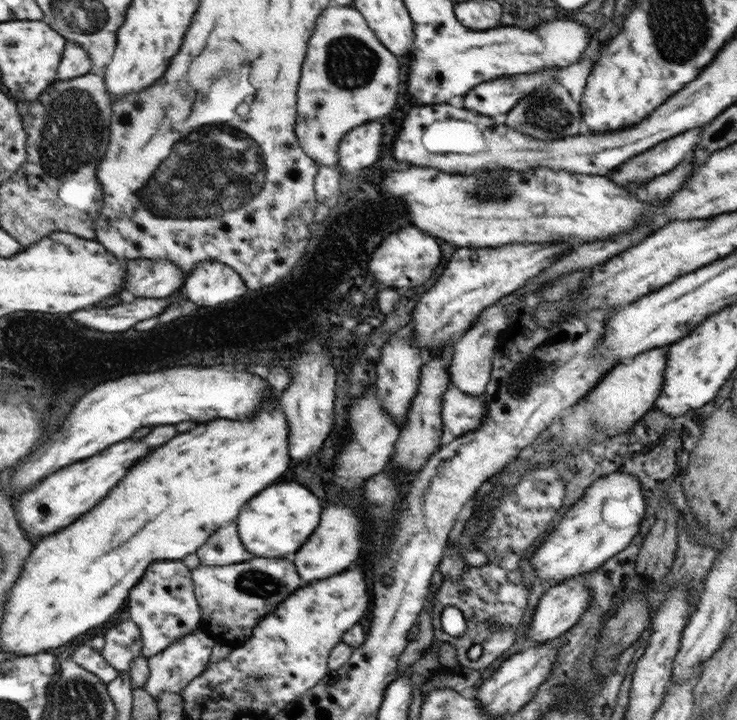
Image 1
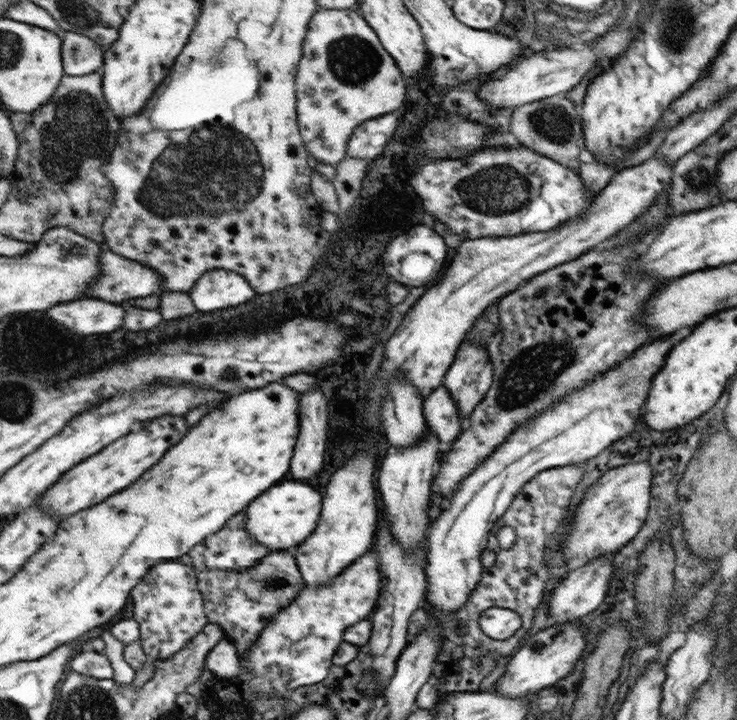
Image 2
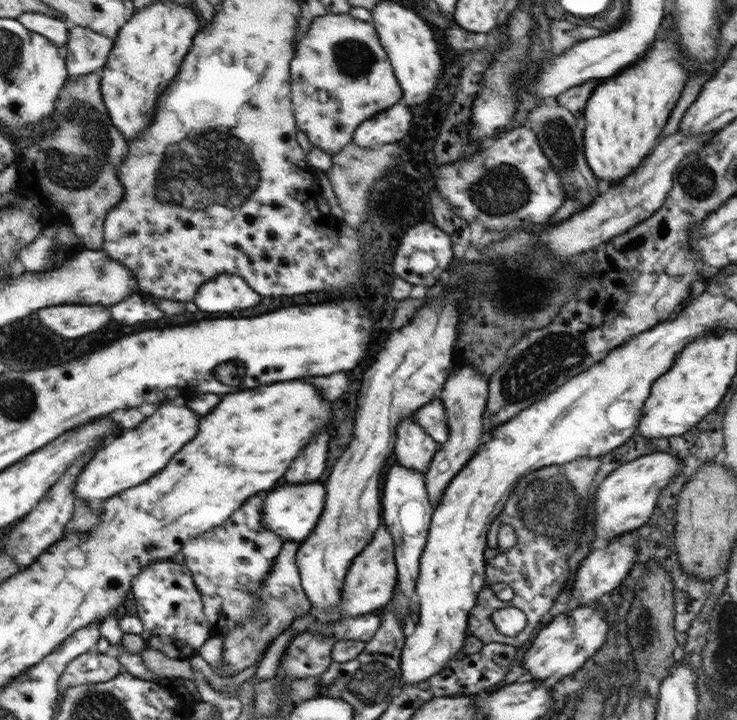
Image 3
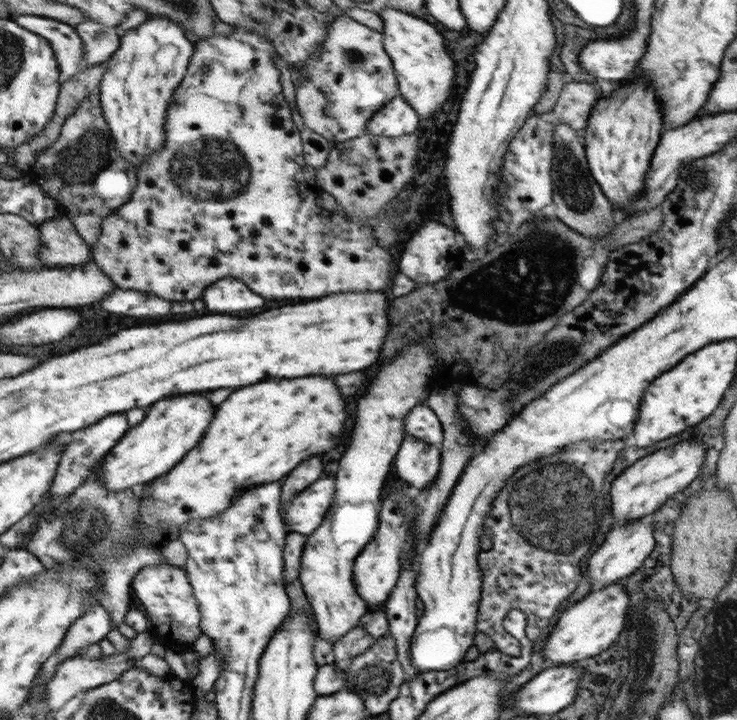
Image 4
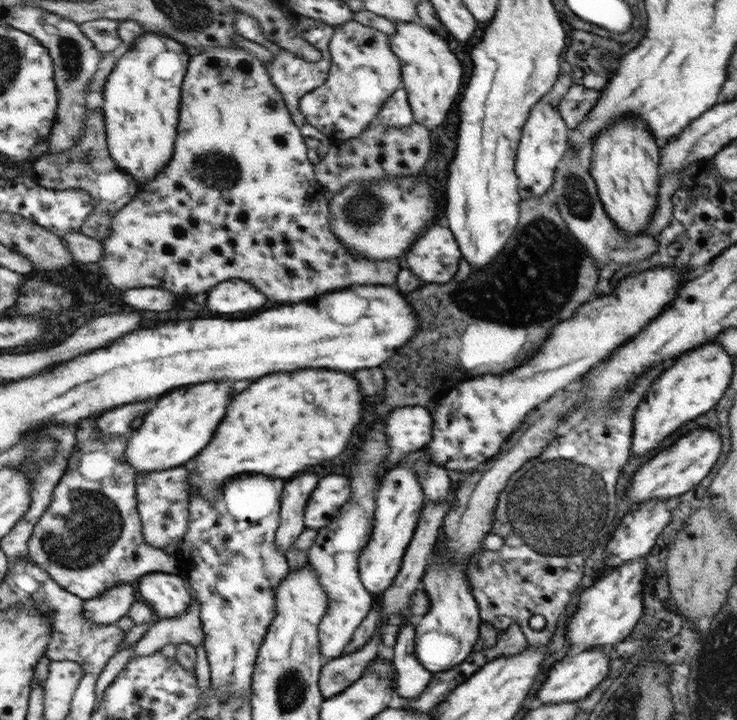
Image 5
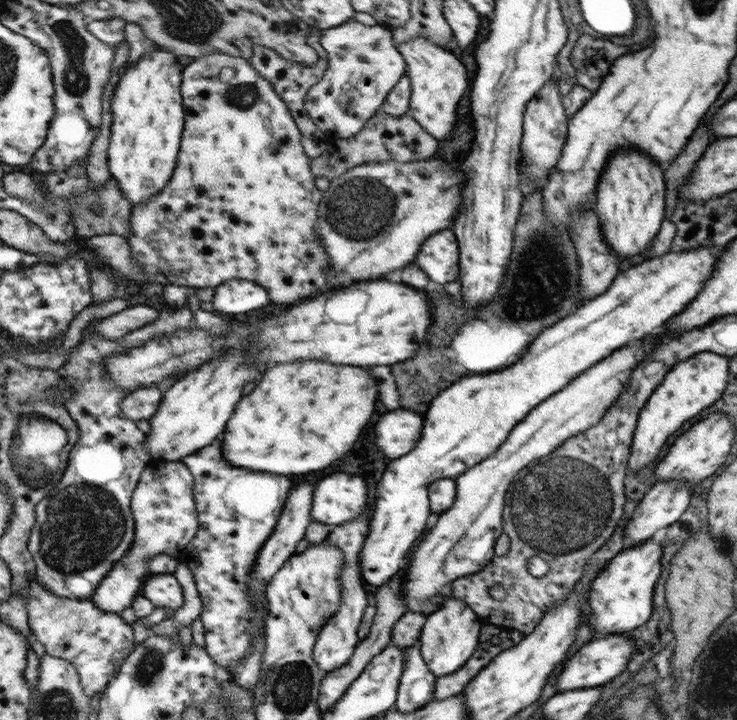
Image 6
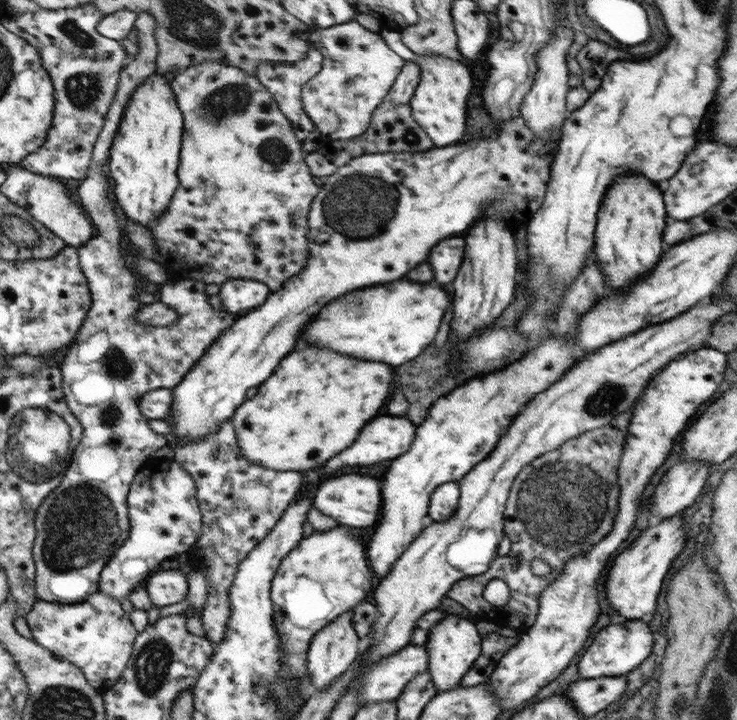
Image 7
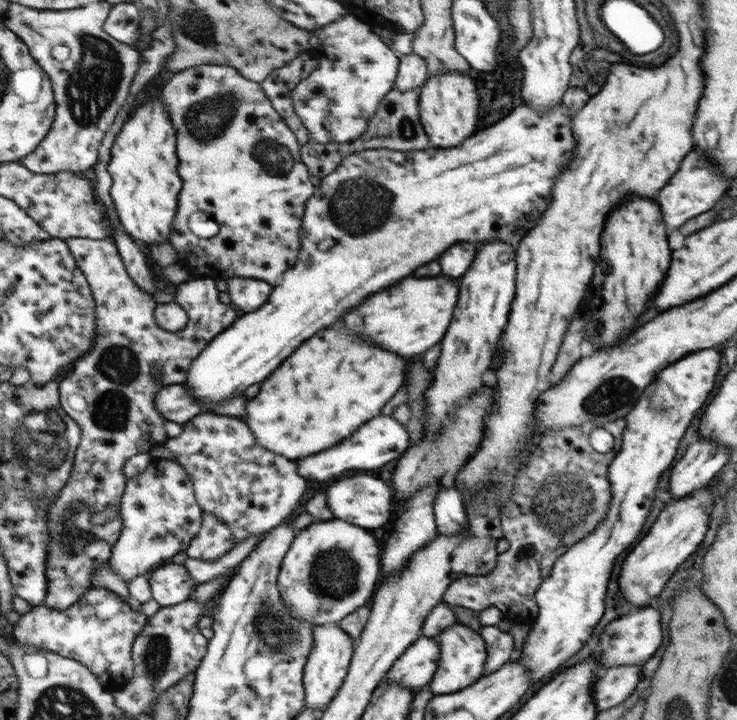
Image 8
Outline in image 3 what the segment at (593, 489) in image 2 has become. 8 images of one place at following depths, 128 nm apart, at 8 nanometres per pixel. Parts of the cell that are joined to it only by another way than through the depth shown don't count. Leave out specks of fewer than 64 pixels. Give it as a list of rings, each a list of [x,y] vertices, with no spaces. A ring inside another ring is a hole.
[[[655,452],[635,458],[611,471],[599,484],[595,500],[595,535],[609,540],[625,533],[633,533],[652,516],[661,488],[665,488],[681,470],[681,459],[672,454]]]

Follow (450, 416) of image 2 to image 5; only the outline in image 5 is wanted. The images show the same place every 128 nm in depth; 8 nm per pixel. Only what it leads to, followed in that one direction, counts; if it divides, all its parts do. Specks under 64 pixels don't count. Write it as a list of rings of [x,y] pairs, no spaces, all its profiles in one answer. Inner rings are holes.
[[[421,406],[396,407],[385,417],[389,466],[413,450],[420,450],[432,438],[433,420],[430,411]]]

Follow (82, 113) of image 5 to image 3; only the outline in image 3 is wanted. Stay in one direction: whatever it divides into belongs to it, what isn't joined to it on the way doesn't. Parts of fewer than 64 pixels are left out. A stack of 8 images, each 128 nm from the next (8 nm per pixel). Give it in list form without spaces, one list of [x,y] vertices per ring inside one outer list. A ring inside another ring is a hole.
[[[27,12],[21,16],[20,21],[29,30],[45,35],[55,46],[59,46],[63,51],[69,44],[70,23],[64,19],[39,12]]]

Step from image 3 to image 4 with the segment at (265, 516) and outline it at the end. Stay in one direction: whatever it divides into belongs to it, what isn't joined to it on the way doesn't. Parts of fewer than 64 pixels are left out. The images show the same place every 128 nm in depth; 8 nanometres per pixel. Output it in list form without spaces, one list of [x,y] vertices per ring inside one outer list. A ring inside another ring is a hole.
[[[321,478],[317,486],[310,486],[301,498],[297,498],[297,502],[293,502],[293,506],[287,506],[285,514],[279,508],[281,522],[287,532],[310,535],[322,525],[329,506],[332,506],[333,494],[336,492],[333,478]]]

